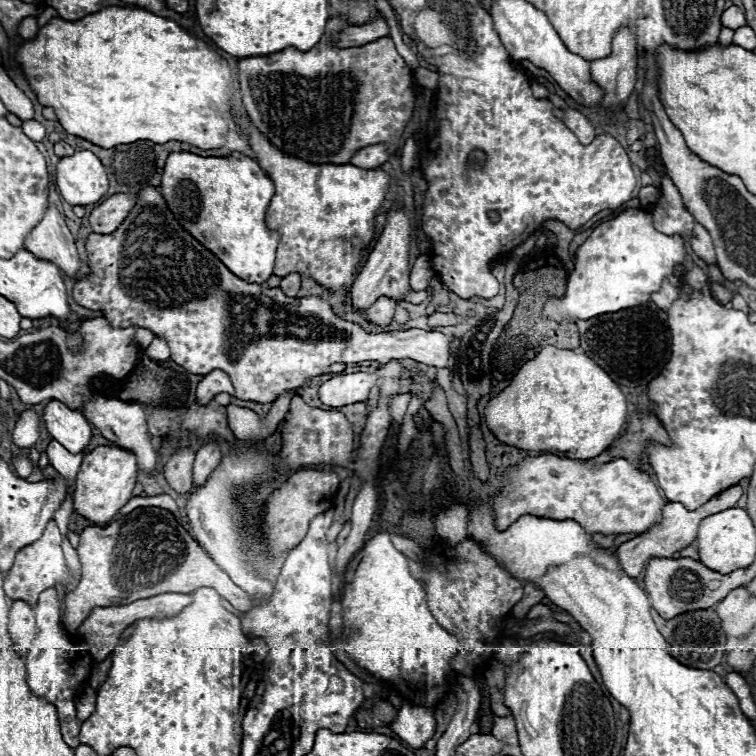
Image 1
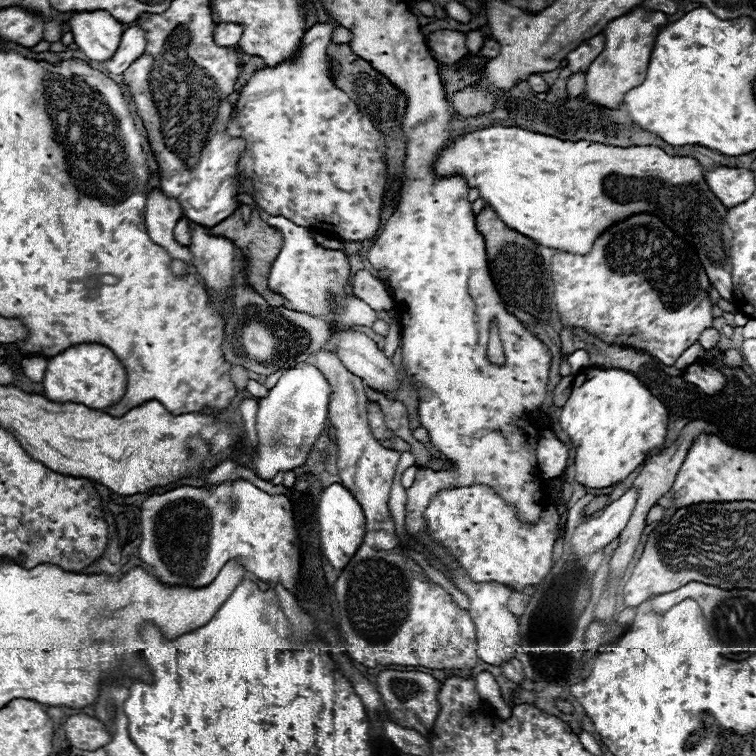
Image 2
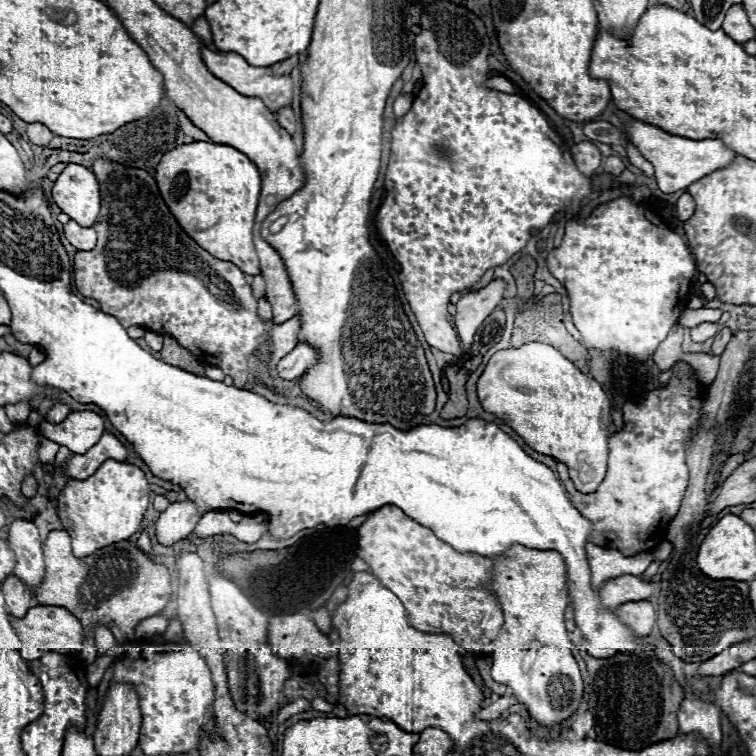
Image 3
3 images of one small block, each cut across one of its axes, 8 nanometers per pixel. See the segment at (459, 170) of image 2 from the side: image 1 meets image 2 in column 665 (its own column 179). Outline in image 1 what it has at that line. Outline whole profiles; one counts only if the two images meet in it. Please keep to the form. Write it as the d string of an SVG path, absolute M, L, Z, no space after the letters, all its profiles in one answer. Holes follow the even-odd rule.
M172 152L162 172L162 196L178 222L238 278L262 284L272 276L280 236L266 228L264 214L274 196L274 184L256 160L238 152L230 156Z

